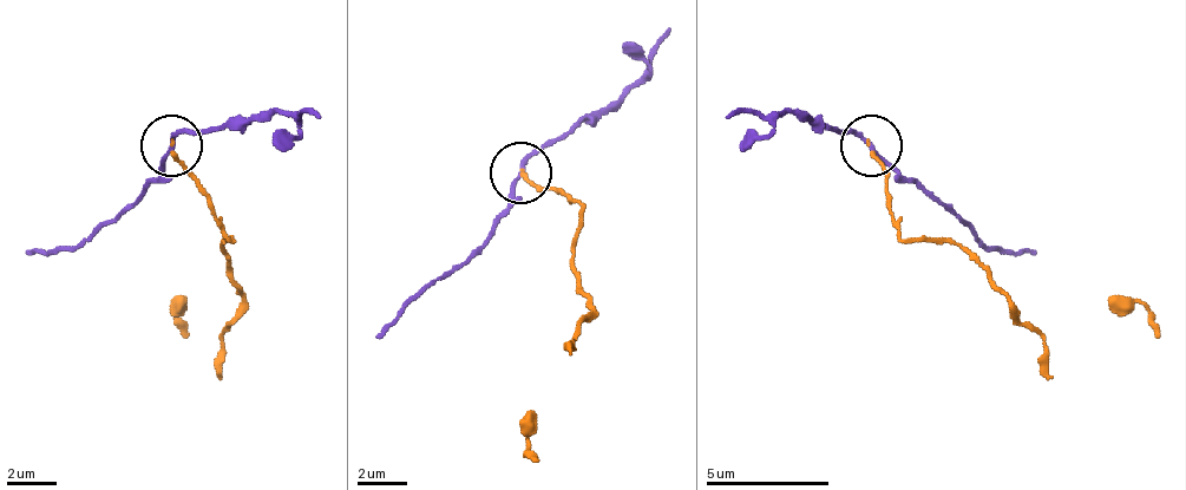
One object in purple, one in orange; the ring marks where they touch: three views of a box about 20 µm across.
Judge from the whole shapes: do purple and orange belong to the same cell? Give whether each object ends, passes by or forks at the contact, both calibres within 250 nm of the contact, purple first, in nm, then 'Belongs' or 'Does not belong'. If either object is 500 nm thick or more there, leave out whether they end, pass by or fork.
At the ring purple passes by. At the ring orange ends. Thickness 150 nm (purple) against 150 nm. Does not belong

